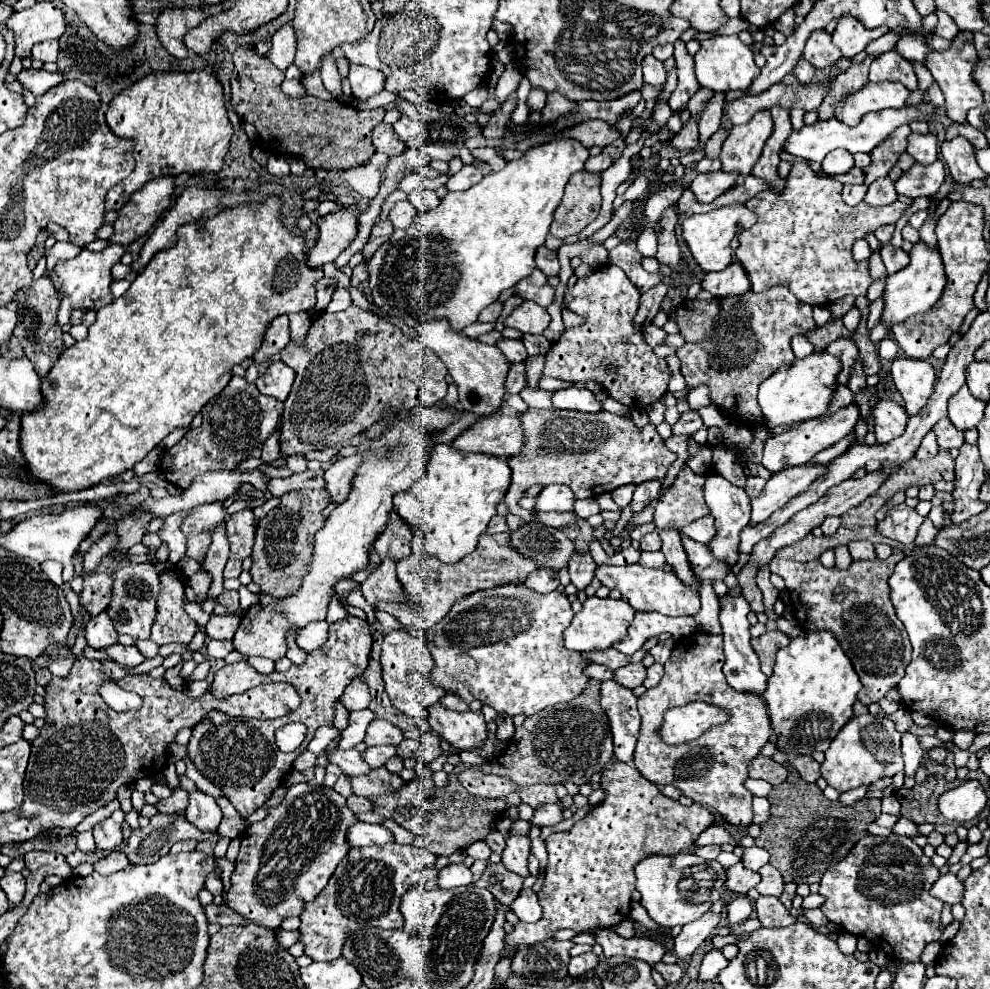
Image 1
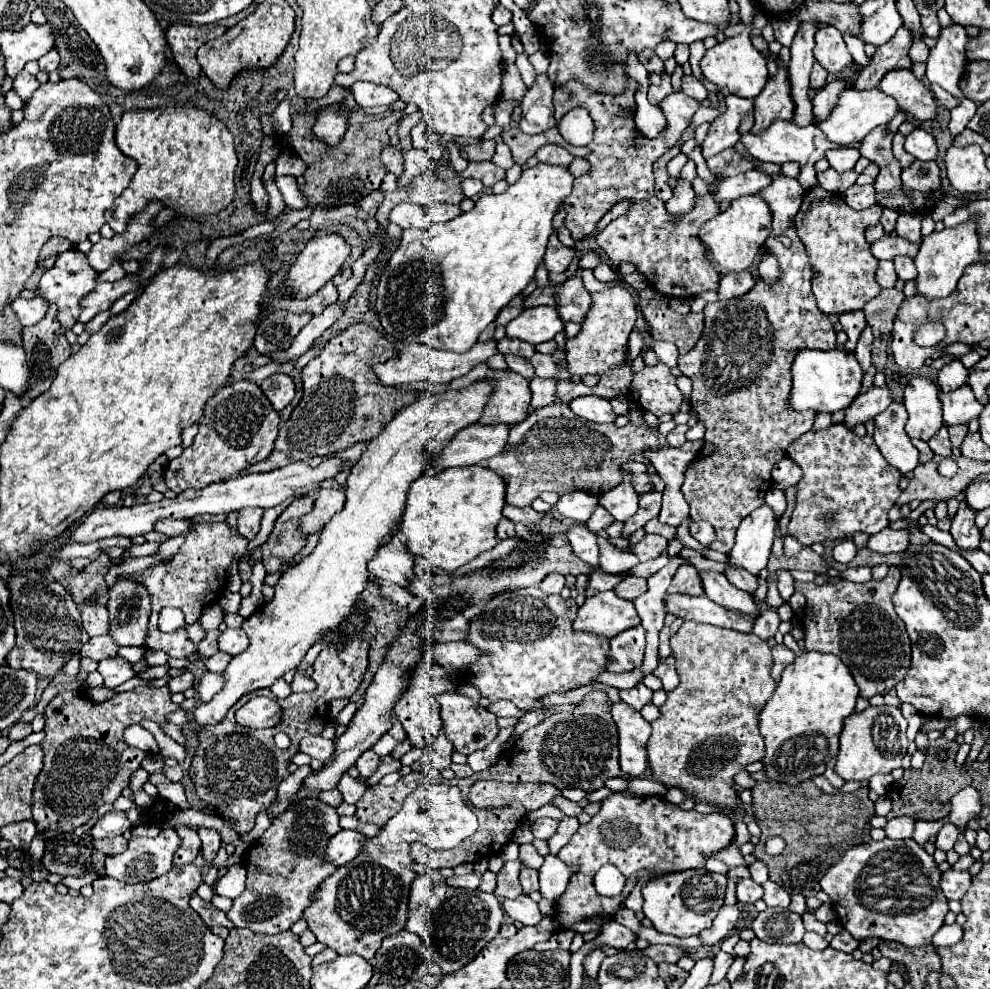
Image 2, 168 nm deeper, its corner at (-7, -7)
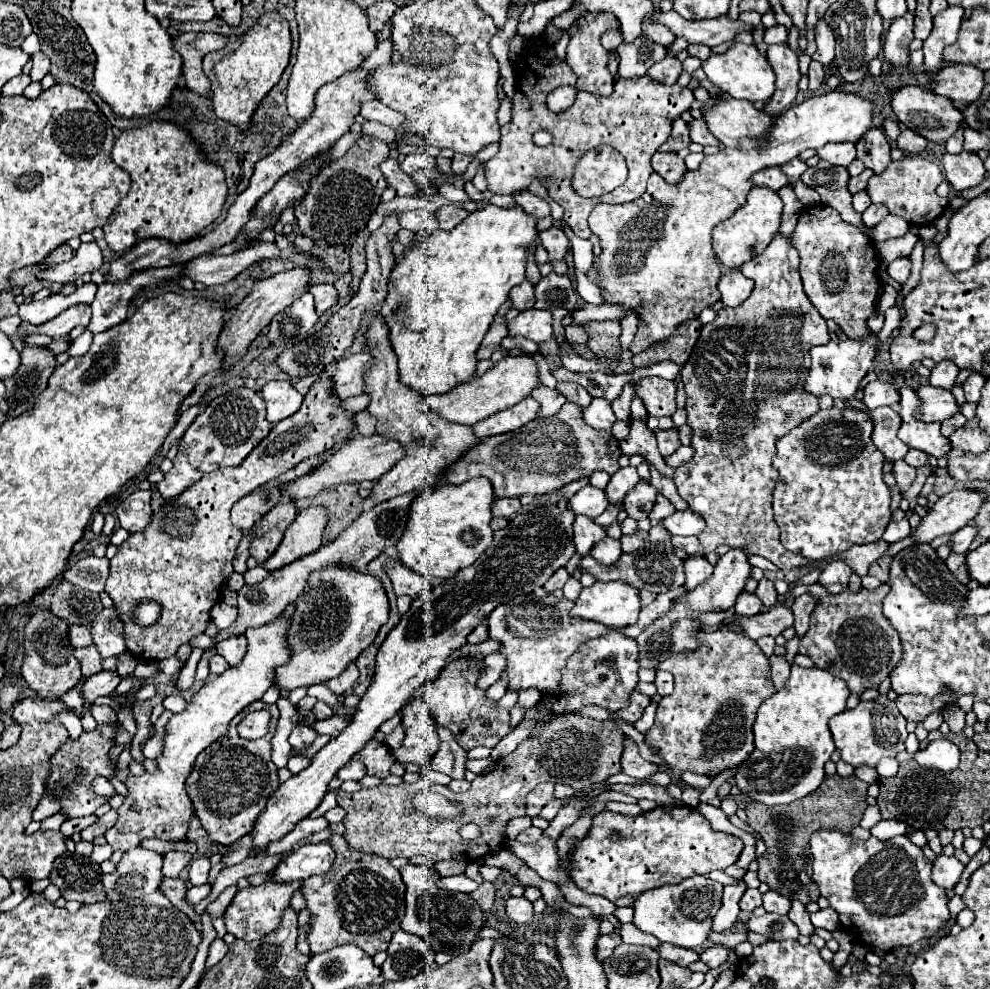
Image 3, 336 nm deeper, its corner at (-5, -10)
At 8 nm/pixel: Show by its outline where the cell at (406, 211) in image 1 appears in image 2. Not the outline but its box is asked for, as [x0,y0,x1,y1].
[389,203,431,229]

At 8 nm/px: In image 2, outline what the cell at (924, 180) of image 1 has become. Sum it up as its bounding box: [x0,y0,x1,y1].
[903,161,941,191]

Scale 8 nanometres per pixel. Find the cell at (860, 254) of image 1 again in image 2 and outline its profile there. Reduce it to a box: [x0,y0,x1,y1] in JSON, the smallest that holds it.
[871,235,921,261]

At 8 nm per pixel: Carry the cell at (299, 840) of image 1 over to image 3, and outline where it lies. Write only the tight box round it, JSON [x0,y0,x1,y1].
[225,872,303,942]

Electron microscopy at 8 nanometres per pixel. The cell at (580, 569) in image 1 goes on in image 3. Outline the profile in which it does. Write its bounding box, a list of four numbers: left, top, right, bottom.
[573,516,607,556]

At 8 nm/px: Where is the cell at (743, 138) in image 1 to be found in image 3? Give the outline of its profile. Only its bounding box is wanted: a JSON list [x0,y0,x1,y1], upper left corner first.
[763,44,801,116]

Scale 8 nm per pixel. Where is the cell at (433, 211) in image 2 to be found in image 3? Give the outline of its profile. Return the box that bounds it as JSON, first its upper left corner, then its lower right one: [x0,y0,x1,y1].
[437,204,469,230]

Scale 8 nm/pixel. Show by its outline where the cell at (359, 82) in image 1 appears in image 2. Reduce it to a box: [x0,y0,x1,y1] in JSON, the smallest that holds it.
[353,81,397,109]

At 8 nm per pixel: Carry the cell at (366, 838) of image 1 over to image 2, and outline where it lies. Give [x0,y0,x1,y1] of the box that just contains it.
[323,831,365,867]

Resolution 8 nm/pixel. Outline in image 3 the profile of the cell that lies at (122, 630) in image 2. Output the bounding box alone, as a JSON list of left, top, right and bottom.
[91,606,127,658]

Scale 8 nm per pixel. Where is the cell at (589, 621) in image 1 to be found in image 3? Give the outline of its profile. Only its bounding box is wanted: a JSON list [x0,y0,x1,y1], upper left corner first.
[571,582,641,630]

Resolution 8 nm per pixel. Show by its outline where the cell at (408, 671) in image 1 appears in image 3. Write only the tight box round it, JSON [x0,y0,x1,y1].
[393,694,439,766]

